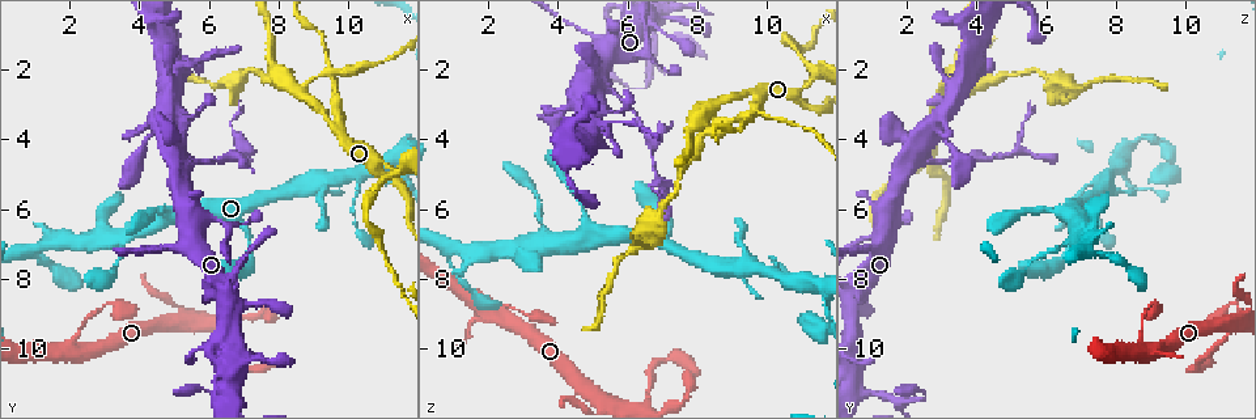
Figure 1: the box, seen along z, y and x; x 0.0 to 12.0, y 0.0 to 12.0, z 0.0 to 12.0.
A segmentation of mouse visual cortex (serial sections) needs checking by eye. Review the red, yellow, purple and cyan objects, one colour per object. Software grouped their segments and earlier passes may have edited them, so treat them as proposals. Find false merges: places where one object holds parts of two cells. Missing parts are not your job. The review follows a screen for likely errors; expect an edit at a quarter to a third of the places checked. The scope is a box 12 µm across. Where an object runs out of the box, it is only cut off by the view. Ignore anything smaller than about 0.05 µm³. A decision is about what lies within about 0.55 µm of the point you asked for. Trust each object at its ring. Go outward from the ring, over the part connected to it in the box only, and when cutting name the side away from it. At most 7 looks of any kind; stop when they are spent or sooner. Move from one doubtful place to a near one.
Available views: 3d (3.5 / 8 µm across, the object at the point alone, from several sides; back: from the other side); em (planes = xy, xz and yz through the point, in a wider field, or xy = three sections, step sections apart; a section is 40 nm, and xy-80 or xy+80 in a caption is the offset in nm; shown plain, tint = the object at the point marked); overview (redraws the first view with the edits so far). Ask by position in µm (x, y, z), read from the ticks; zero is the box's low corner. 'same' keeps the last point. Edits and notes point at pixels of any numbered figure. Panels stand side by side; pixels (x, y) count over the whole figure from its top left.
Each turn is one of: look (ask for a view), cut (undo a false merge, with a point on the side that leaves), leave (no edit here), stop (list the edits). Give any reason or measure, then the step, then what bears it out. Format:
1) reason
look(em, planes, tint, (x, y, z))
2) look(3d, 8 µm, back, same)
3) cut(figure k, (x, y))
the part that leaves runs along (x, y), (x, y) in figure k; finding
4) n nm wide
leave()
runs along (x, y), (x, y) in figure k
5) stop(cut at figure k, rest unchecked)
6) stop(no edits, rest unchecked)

sudden change in width
look(3d, 3.5 µm, (6.6, 9.5, 11.3))

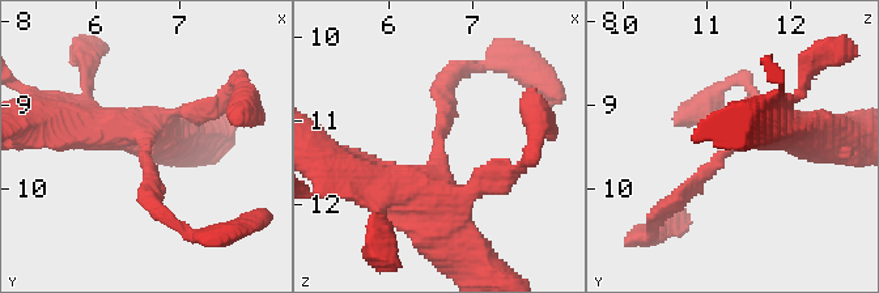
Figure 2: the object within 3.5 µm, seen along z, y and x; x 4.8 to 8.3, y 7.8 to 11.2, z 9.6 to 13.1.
arms of 150, 500 nm
look(em, xy, step 1, tint, (6.60, 9.50, 11.35))

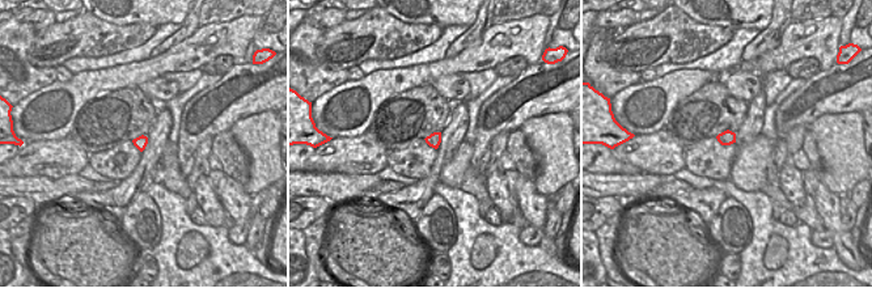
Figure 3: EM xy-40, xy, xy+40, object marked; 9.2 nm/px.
leave()
runs along (772, 124), (729, 148), (675, 204) in figure 2; all the same cell

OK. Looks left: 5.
calibre changes
look(em, xy, step 2, tint, (5.6, 4.7, 2.5))

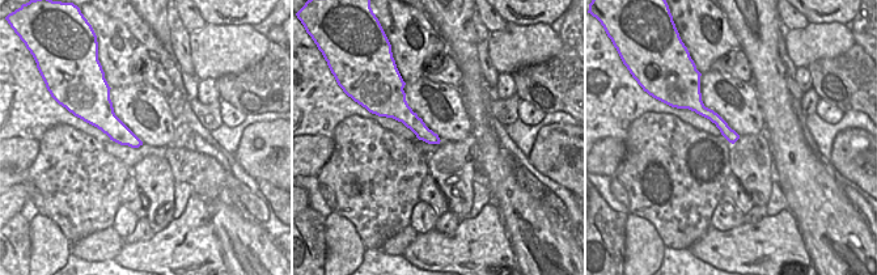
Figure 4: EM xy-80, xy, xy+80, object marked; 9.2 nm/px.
wider look
look(3d, 3.5 µm, same)

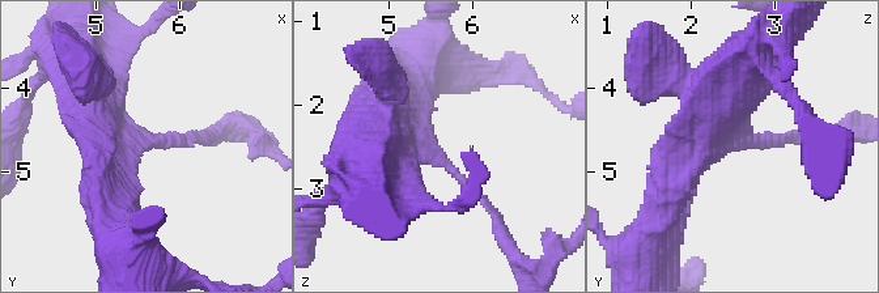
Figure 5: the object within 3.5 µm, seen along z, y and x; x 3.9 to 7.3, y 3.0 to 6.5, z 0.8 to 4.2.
leave()
runs along (695, 94), (695, 101), (732, 139) in figure 4; one cell here

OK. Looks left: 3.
three-way junction
look(3d, 3.5 µm, (11.3, 4.9, 2.3))

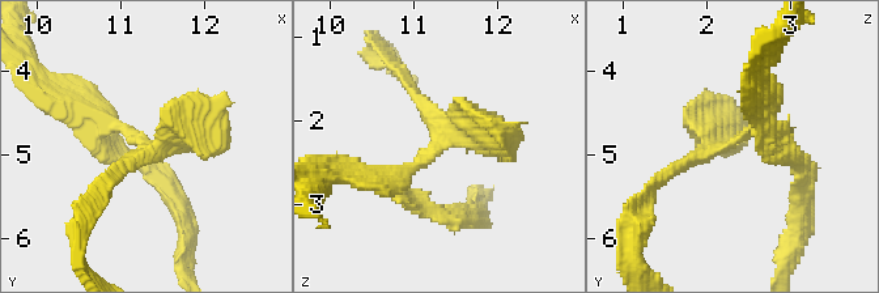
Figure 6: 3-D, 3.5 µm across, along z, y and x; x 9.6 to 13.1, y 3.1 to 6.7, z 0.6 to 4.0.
3 arms; arms of 150, 250, 300 nm; shape alone is not enough
look(em, xy, step 3, tint, (11.25, 4.85, 2.30))

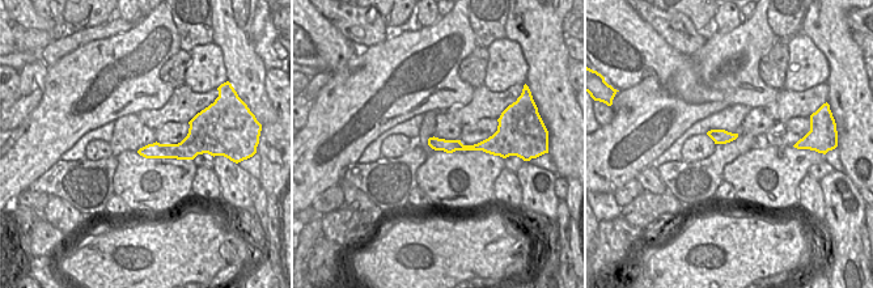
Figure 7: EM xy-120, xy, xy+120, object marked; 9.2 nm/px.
120 nm wide
cut(figure 6, (449, 124))
the part that leaves runs along (423, 156), (440, 126), (403, 69) in figure 6; two cells meet here

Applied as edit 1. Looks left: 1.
stop(cut at figure 6, rest unchecked)

